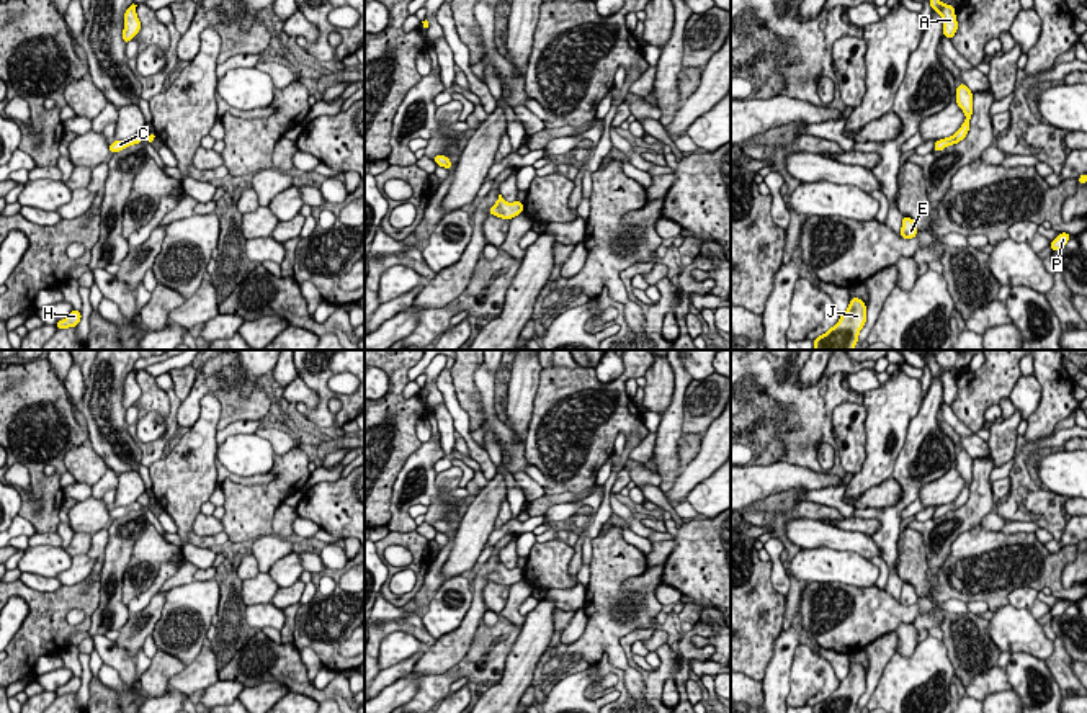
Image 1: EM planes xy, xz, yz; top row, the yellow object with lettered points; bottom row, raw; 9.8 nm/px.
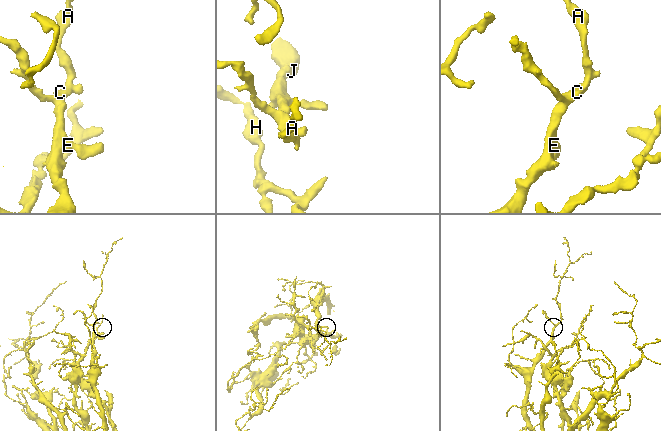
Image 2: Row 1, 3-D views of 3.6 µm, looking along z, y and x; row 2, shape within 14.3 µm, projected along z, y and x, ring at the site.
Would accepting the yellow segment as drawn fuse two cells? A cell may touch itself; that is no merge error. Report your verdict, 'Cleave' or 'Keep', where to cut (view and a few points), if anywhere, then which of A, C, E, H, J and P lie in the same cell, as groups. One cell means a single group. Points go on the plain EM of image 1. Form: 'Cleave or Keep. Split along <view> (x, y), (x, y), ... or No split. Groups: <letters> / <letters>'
Keep. No split. Groups: A C E H J P

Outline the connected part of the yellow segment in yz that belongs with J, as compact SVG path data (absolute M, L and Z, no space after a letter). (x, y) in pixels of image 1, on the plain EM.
M852 664L848 675L840 682L839 688L814 705L814 713L855 713L865 688L865 669L860 664Z

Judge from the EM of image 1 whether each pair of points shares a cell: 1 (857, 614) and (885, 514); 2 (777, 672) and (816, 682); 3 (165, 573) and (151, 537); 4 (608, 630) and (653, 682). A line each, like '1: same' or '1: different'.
1: different
2: different
3: different
4: different

